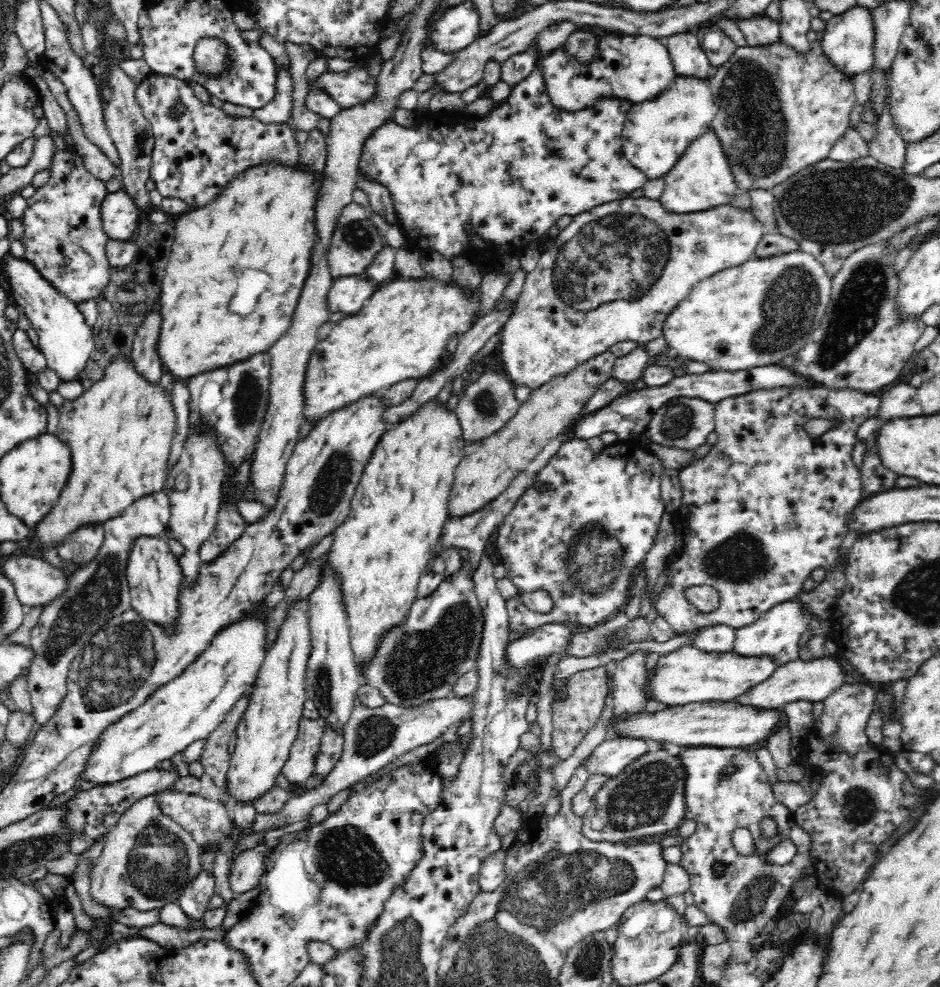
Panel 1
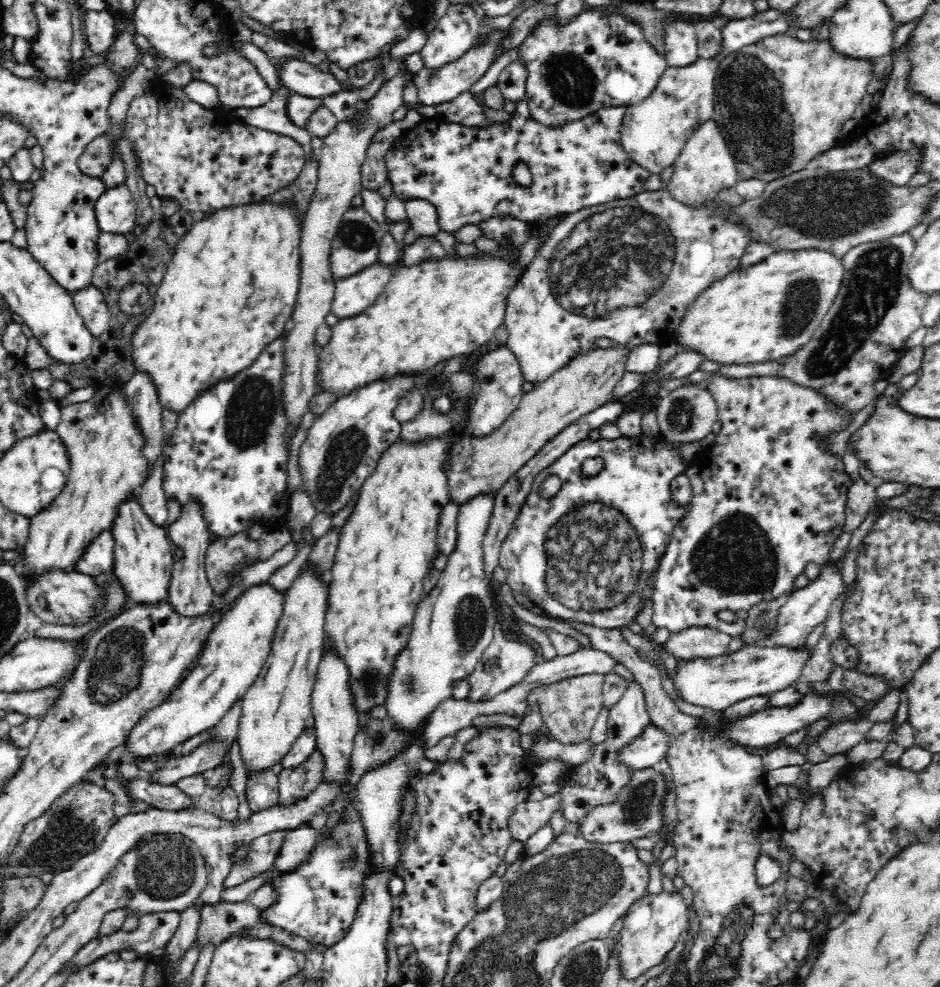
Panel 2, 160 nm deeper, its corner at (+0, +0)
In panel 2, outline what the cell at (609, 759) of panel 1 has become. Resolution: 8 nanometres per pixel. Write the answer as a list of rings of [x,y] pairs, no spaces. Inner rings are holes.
[[[650,724],[618,752],[618,763],[630,769],[656,767],[667,756],[668,748],[667,734]]]

